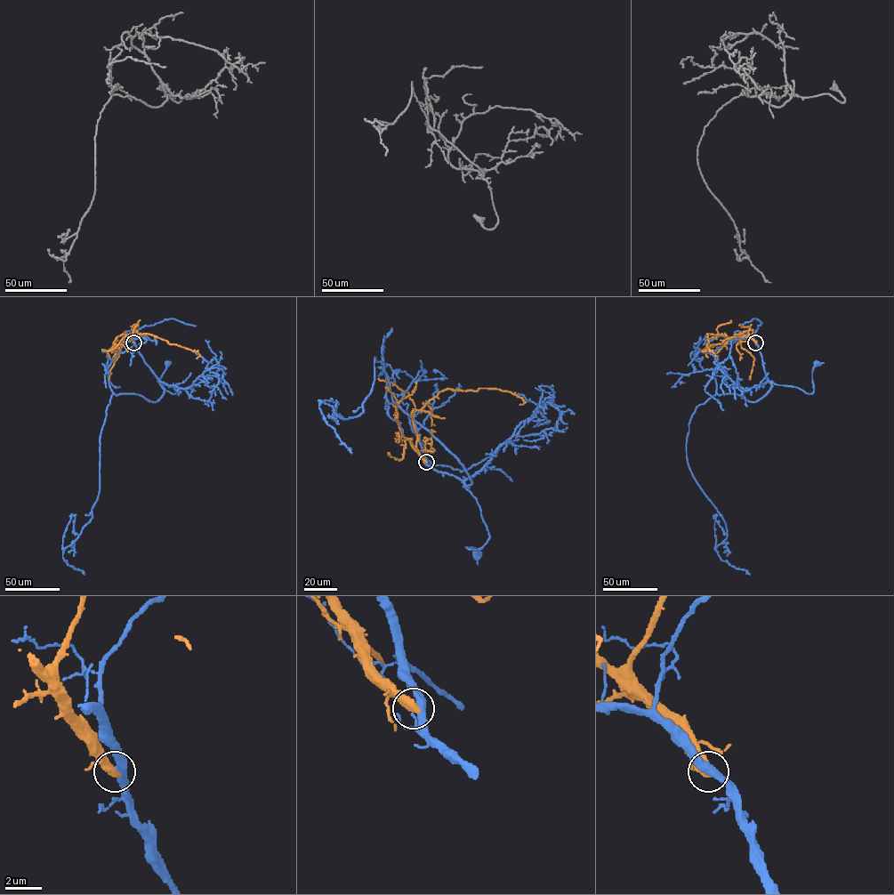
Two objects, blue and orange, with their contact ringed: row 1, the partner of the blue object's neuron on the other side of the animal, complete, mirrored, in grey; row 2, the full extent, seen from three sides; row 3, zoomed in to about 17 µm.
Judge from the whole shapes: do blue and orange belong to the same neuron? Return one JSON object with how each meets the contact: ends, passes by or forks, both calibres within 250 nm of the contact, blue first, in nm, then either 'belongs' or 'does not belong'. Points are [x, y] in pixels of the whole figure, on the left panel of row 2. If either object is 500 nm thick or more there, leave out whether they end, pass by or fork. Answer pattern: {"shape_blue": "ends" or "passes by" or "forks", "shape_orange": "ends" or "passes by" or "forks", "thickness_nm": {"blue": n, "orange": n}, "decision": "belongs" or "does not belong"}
{"thickness_nm": {"blue": 440, "orange": 500}, "decision": "does not belong"}

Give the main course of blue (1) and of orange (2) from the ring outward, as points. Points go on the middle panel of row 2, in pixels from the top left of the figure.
1: (426, 462), (434, 470), (462, 479), (476, 499), (489, 536), (479, 548), (466, 546), (477, 552)
2: (426, 462), (417, 450), (413, 416), (439, 392), (448, 389), (498, 389), (520, 397), (526, 402), (519, 404)

